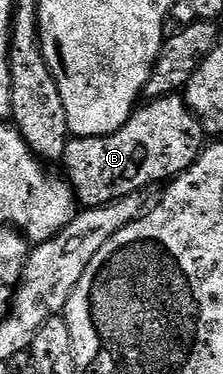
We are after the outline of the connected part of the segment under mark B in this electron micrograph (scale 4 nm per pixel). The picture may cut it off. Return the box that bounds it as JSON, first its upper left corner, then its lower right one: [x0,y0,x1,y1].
[61,94,205,208]

